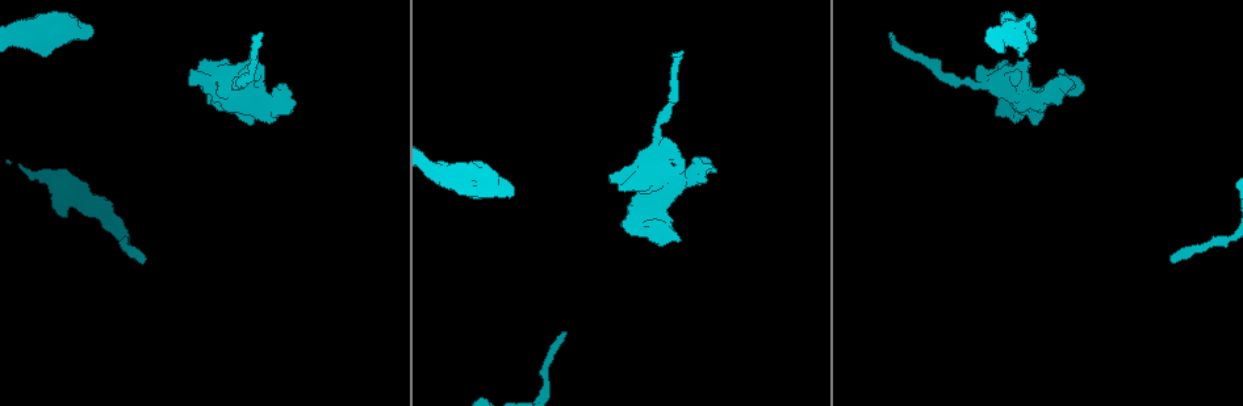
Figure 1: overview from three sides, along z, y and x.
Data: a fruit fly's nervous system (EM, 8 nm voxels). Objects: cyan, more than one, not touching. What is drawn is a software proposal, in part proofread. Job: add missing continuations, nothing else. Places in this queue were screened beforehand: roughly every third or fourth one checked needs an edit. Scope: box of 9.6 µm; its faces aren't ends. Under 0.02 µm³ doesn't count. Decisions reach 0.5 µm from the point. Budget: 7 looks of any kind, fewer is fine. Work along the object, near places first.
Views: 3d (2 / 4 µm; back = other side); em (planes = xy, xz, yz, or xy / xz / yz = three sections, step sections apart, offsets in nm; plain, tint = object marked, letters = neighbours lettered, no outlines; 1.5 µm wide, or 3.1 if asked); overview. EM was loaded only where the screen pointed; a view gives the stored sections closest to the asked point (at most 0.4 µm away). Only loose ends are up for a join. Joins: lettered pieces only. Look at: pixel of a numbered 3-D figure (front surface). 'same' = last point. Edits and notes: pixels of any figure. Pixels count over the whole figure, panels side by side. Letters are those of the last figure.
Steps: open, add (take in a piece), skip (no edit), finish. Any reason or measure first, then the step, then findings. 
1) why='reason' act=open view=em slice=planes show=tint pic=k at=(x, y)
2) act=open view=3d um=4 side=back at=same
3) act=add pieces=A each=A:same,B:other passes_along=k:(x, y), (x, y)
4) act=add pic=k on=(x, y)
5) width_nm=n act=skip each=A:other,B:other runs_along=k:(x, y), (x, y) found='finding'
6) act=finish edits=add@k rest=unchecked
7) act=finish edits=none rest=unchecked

why='branch stops here' act=open view=em slice=xz step=8 show=tint pic=1 at=(623, 189)

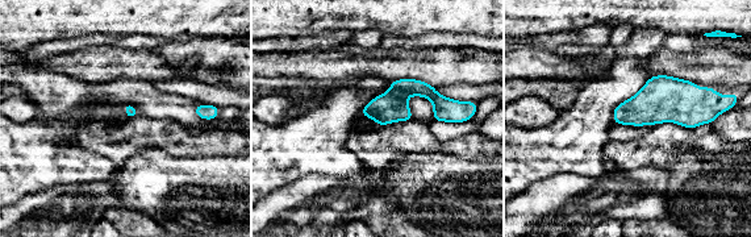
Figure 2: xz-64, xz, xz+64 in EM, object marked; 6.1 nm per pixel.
why='cut it another way' act=open view=em slice=planes show=letters at=same

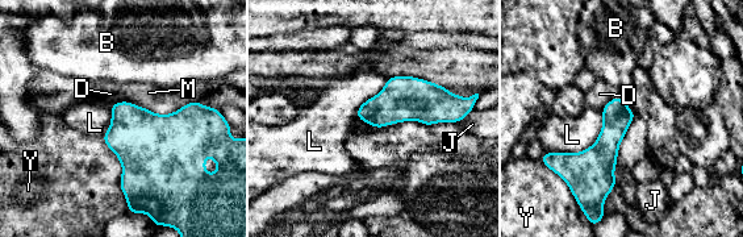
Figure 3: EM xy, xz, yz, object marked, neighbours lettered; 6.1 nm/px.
act=skip each=B:other,D:other,J:other,L:other,M:other,Y:other border=3:(601, 109), (589, 146), (546, 152) found='none of them fits'

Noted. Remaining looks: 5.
why='an open end' act=open view=em slice=xz step=4 show=tint pic=1 at=(261, 33)

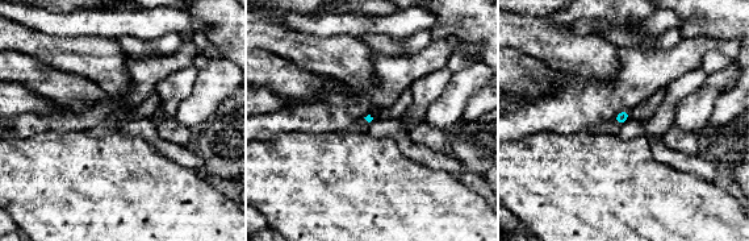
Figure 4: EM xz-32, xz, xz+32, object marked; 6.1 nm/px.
why='cut it another way' act=open view=em slice=planes show=letters at=same

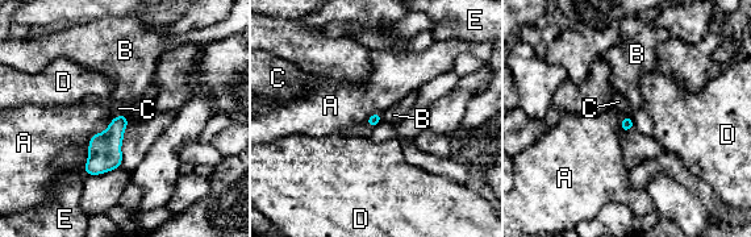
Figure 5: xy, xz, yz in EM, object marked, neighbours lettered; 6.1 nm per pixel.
act=add pieces=C each=A:other,B:other,C:same,D:other,E:other passes_along=5:(104, 149), (121, 115), (119, 108) found='the neuron continues'

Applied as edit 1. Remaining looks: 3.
why='redraw' act=open view=overview

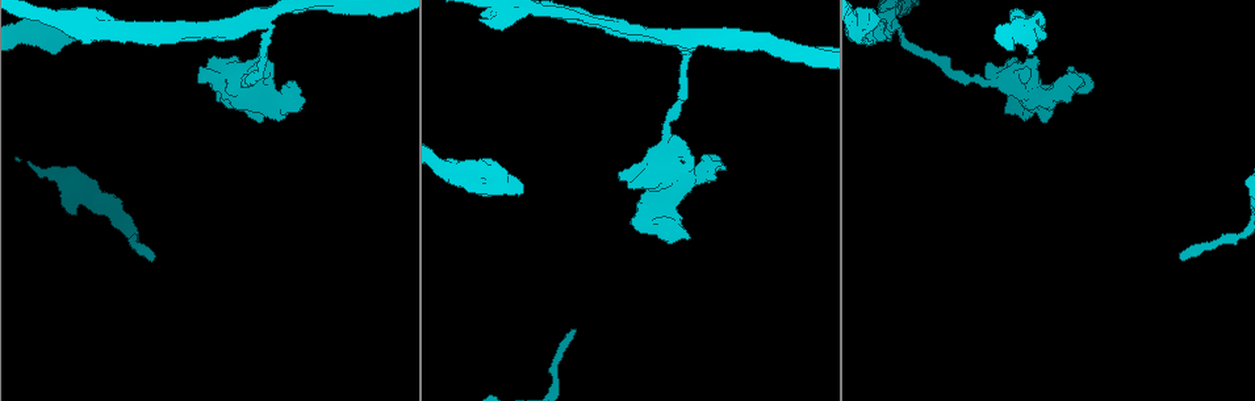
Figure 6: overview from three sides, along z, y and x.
why='free end' act=open view=em slice=xy step=8 show=letters pic=6 at=(480, 19)

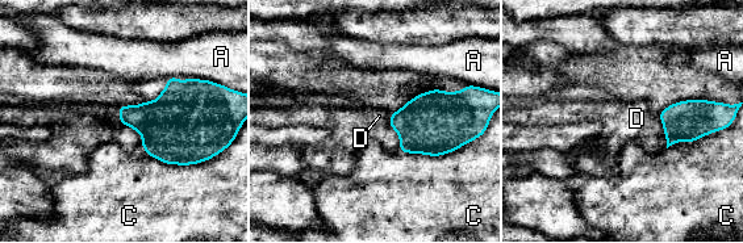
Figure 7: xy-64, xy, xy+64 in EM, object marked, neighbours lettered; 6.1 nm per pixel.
act=open view=em slice=planes show=letters at=same

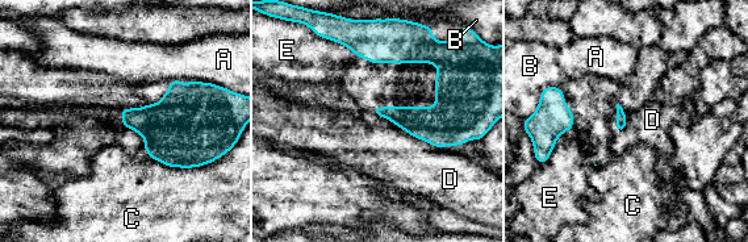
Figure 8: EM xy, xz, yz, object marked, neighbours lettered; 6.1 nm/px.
act=skip each=A:other,B:other,C:other,D:other,E:other found='none of them fits'

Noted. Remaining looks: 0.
act=finish edits=add@5 rest=unchecked

